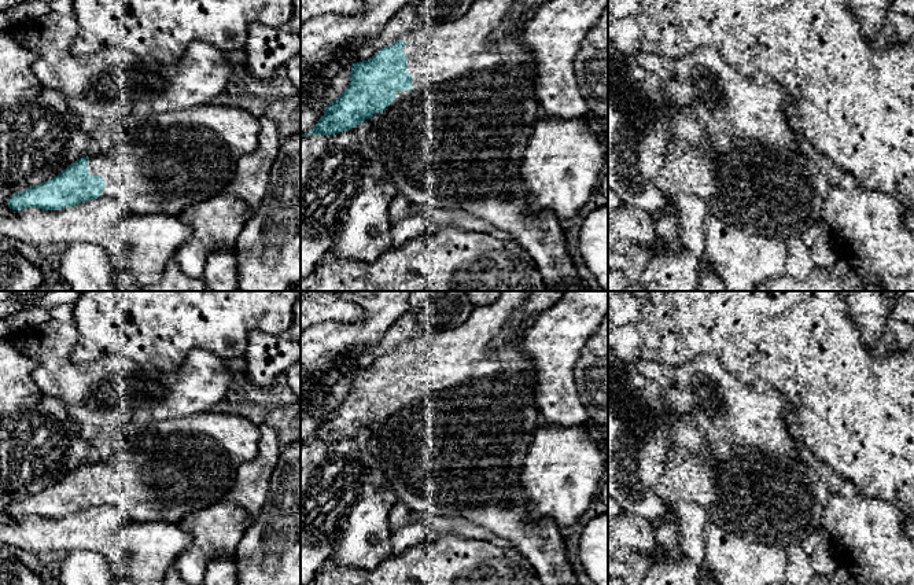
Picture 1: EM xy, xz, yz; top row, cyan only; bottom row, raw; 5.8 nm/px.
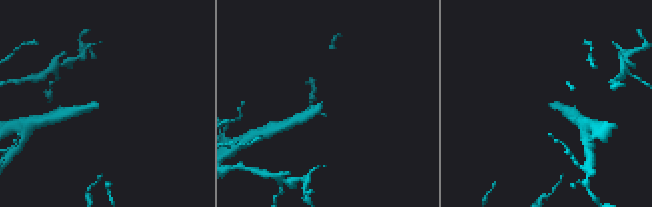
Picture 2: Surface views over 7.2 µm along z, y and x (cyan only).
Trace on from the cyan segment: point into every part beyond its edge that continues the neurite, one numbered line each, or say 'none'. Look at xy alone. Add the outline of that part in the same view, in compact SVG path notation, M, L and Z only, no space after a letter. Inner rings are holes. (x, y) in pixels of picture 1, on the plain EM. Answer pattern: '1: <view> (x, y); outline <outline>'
1: xy (179, 466); outline M213 411L185 417L152 423L143 435L110 459L88 463L88 481L104 488L99 505L108 504L124 512L132 522L180 523L194 511L200 511L220 500L236 481L242 464L258 455L259 426L244 416Z

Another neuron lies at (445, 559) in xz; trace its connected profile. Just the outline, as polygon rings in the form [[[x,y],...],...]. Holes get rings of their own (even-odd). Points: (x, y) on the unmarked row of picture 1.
[[[452,533],[427,536],[401,555],[390,555],[372,570],[325,563],[312,582],[302,585],[542,585],[519,552]]]

